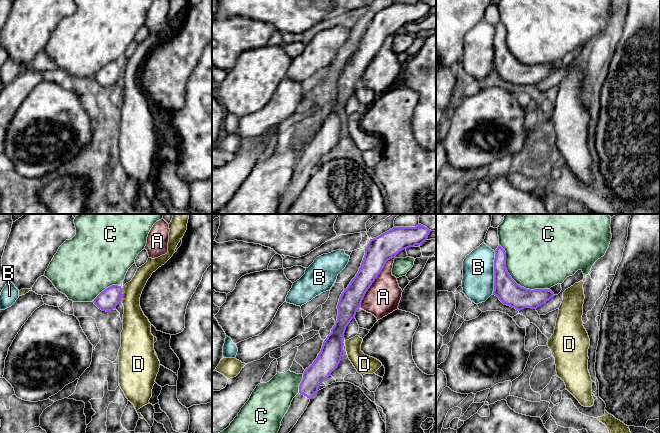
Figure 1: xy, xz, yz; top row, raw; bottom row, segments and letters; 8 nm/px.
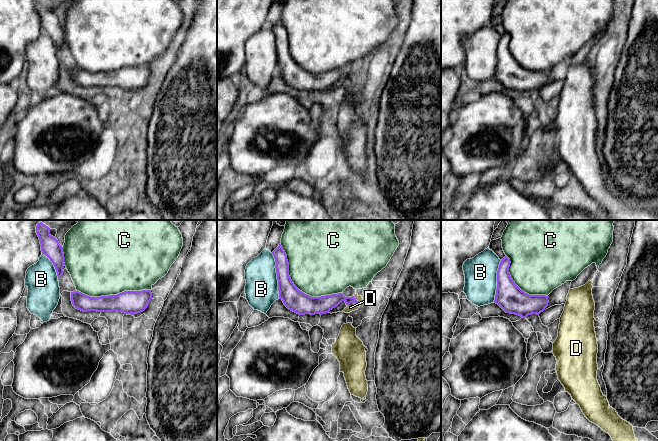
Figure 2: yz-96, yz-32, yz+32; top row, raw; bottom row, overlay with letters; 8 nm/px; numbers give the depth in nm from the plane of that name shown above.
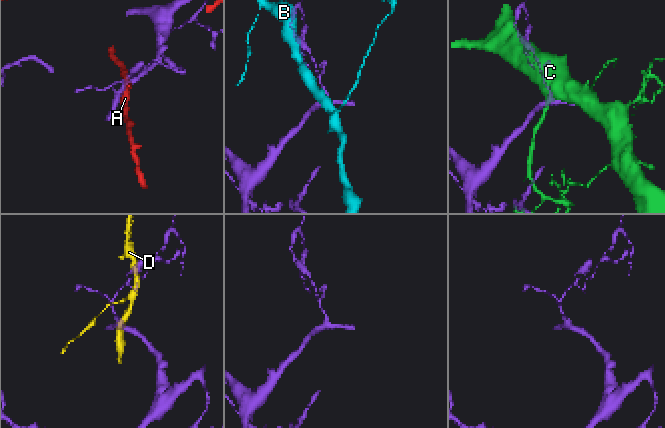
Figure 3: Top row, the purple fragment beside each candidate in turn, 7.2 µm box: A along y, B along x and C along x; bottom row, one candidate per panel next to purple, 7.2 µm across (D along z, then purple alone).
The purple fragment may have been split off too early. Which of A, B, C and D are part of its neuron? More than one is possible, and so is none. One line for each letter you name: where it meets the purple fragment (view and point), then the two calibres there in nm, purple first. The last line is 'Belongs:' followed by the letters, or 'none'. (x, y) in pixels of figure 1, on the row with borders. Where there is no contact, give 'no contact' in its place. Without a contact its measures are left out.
Belongs: none

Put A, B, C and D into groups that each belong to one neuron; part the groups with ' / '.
A / B / C / D

